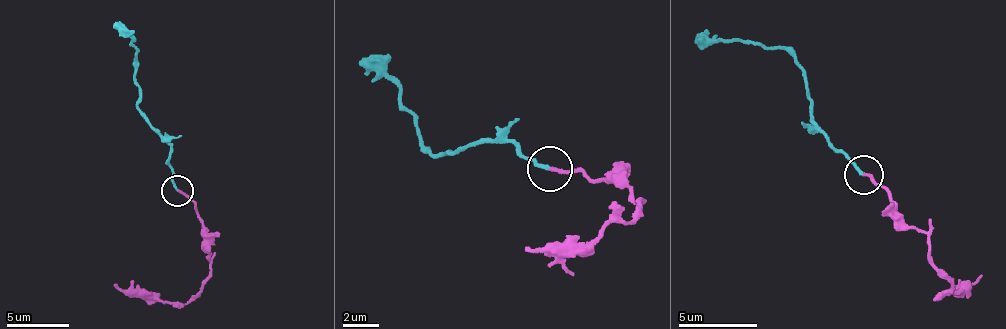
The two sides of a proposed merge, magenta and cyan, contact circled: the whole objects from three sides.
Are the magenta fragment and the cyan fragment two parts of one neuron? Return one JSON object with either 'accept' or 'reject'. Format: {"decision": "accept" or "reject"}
{"decision": "accept"}

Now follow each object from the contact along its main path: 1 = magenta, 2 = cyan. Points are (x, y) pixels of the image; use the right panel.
1: (862, 176), (887, 189), (892, 215), (924, 234), (951, 294), (961, 285), (953, 290)
2: (862, 176), (822, 134), (807, 96), (807, 70), (781, 48), (736, 41), (710, 42), (695, 33)

